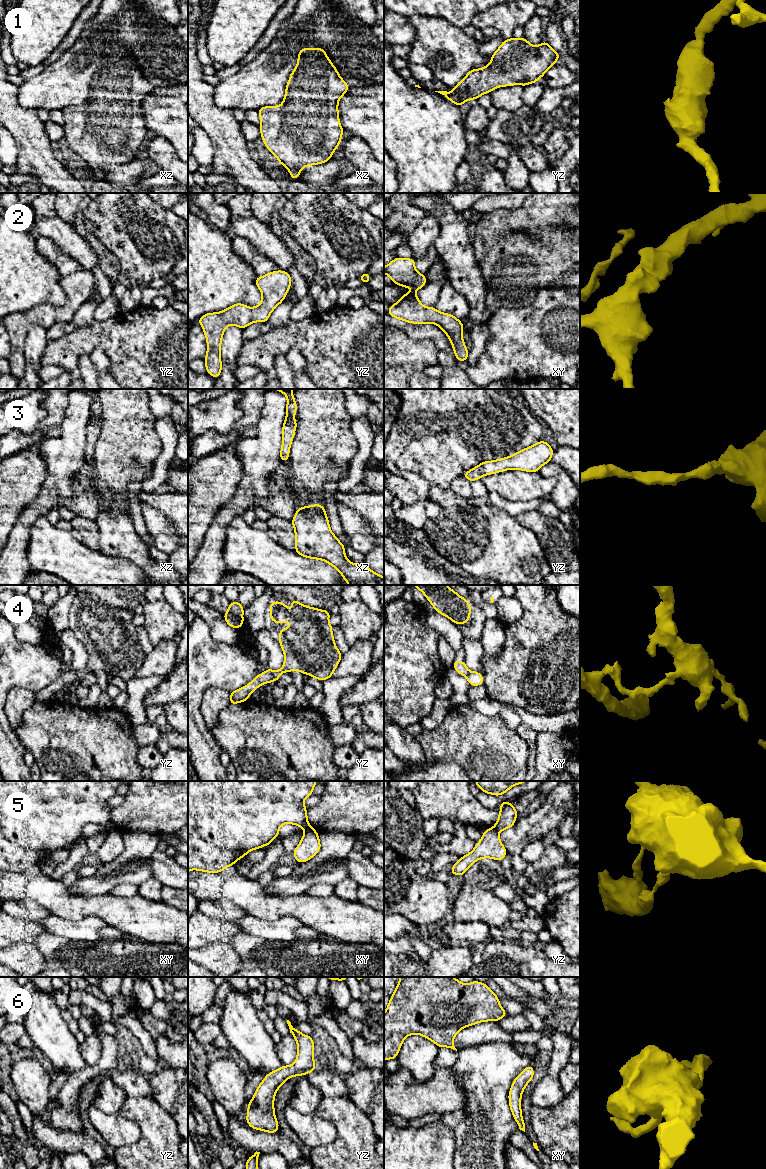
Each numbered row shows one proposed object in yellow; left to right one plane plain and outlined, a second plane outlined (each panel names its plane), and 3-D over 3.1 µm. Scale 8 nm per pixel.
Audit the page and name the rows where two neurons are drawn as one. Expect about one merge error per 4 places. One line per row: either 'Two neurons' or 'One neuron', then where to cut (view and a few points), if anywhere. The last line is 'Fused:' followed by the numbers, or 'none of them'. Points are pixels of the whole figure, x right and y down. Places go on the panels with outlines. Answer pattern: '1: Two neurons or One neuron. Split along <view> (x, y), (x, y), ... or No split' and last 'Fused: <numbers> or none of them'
1: One neuron. No split
2: One neuron. No split
3: One neuron. No split
4: Two neurons. Split along yz (267, 670), (278, 678)
5: Two neurons. Split along xy (312, 828), (306, 830)
6: One neuron. No split
Fused: 4, 5

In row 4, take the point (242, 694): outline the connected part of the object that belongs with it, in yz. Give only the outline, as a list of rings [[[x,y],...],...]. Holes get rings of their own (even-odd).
[[[265,671],[257,675],[248,685],[230,692],[230,704],[233,706],[235,703],[244,702],[249,699],[249,695],[254,692],[259,686],[265,683],[278,681],[279,678],[275,677],[270,671]]]

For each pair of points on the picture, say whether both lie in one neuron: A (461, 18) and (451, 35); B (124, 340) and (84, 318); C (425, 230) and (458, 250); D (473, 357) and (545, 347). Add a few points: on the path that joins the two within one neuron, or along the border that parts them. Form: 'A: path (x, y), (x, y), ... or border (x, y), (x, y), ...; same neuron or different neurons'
A: border (435, 17), (446, 19), (462, 29); different neurons
B: border (94, 320), (86, 326), (76, 327); different neurons
C: border (428, 215), (439, 224), (432, 244); different neurons
D: border (490, 335), (486, 349), (478, 362), (470, 366); different neurons

